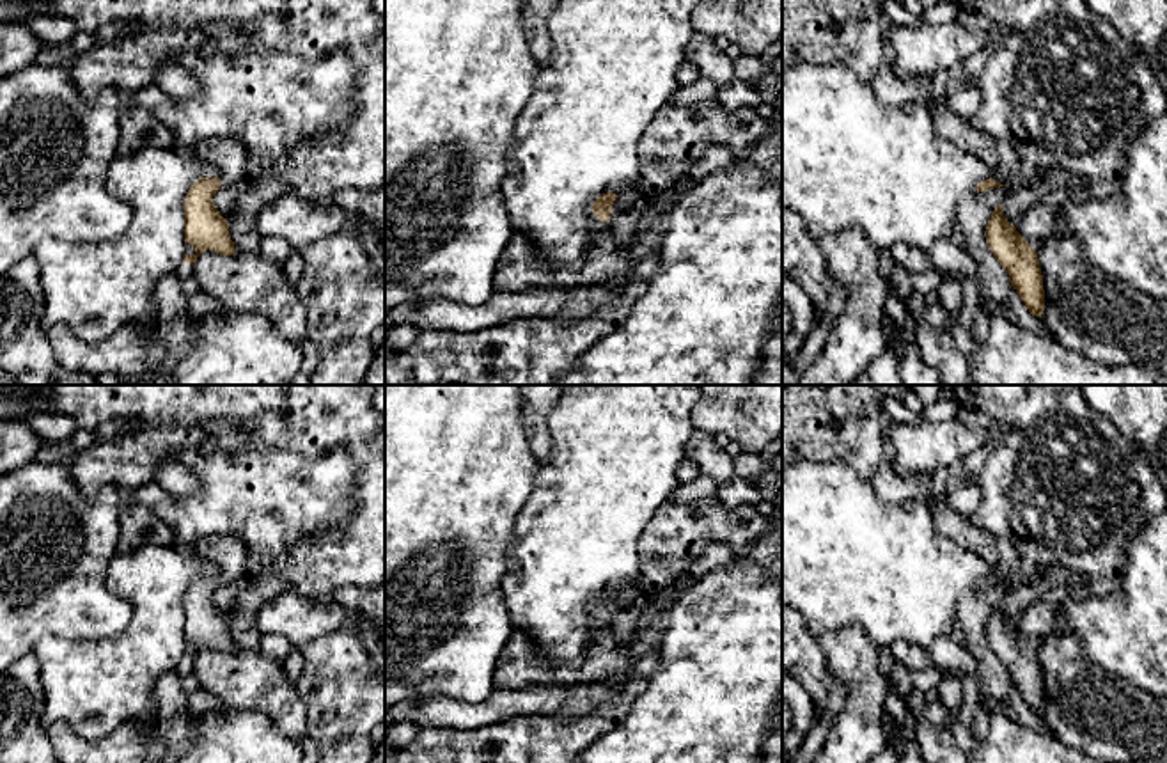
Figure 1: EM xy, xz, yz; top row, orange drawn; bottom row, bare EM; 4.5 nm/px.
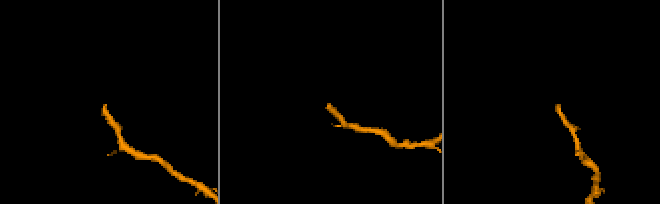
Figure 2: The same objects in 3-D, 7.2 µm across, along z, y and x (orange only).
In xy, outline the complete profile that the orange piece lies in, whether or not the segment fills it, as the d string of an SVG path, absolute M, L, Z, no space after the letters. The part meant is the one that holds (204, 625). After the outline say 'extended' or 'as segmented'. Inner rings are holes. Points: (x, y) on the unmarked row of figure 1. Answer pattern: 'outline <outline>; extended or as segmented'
outline M234 534L202 536L192 543L190 550L218 568L216 575L197 577L184 596L184 635L195 646L193 653L184 651L184 658L193 664L206 648L220 653L236 649L229 621L218 610L213 594L222 582L241 578L250 570L250 562L245 543Z; extended

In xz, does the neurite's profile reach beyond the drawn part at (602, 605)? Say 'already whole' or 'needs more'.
needs more

